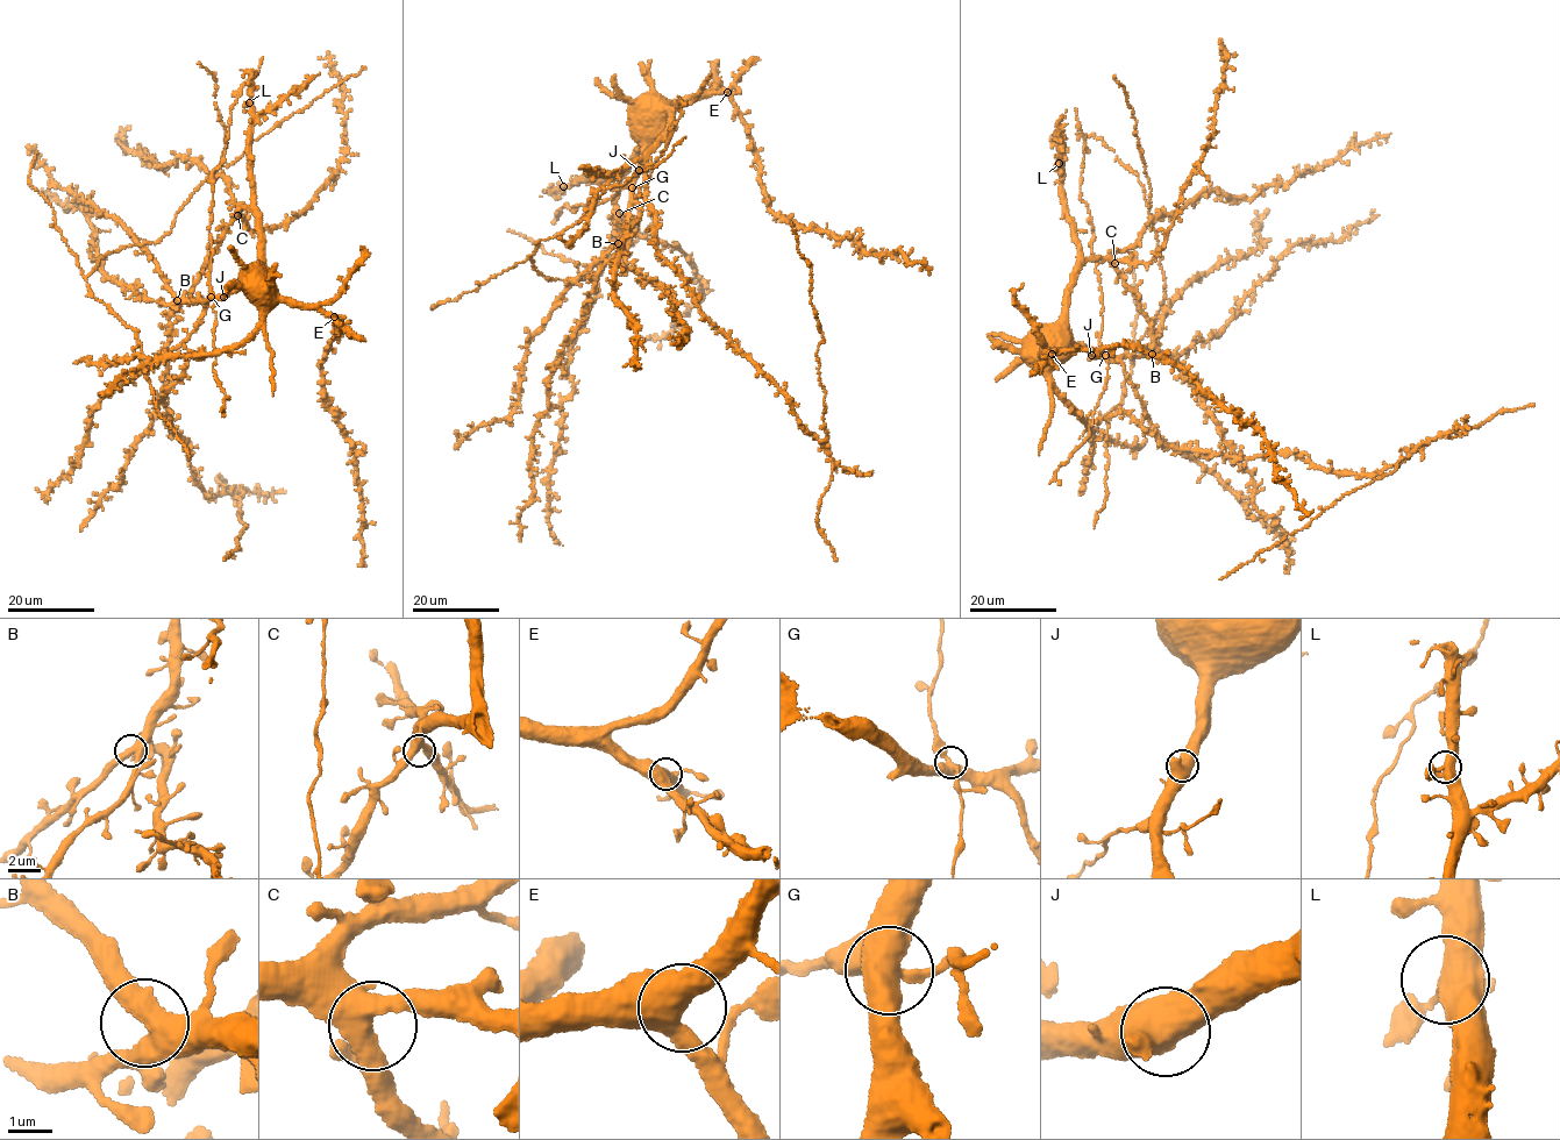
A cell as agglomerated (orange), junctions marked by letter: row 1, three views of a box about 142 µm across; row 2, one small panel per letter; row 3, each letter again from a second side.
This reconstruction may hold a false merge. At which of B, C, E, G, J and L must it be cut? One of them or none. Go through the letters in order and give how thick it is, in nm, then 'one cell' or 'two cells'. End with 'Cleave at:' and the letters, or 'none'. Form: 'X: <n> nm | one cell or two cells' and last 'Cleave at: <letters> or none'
B: 440 nm | one cell
C: 460 nm | one cell
E: 440 nm | one cell
G: 500 nm | one cell
J: 480 nm | one cell
L: 440 nm | one cell
Cleave at: none

